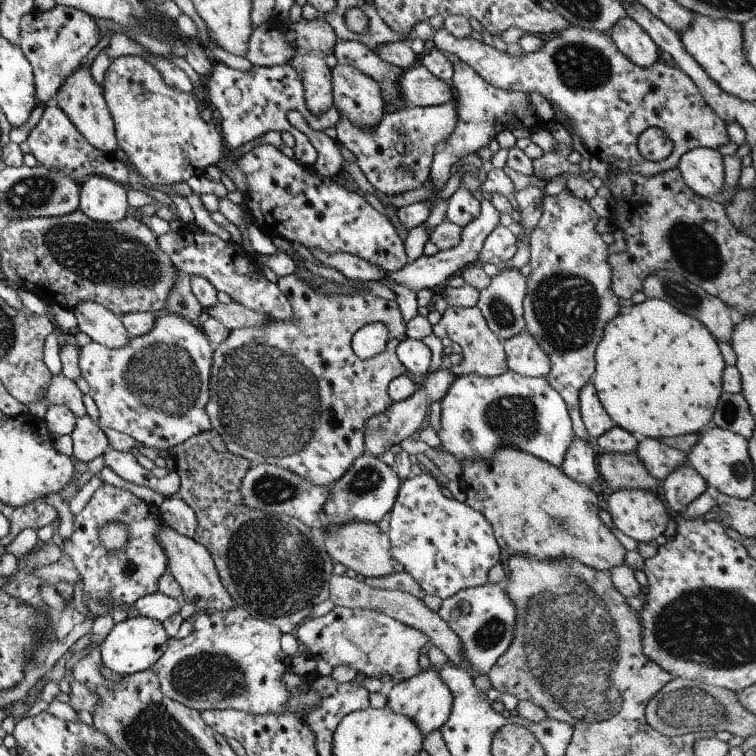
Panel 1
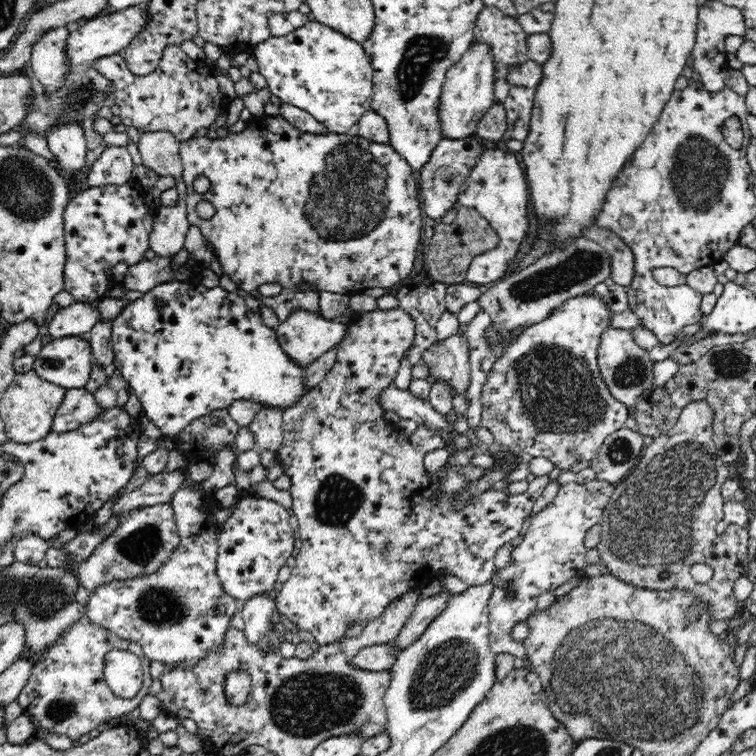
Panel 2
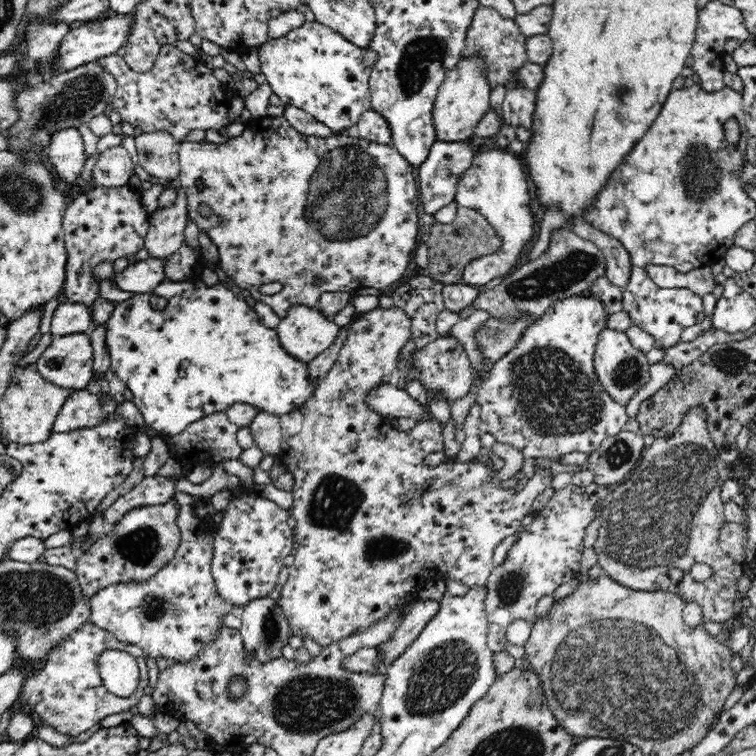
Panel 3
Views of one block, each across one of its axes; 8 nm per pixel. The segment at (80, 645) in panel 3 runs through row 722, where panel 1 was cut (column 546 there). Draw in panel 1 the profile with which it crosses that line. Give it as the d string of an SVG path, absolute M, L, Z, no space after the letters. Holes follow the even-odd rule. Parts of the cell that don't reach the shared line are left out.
M443 26L435 30L432 28L429 39L434 42L437 50L444 54L453 54L495 88L519 91L526 95L533 90L538 92L550 105L555 104L567 116L567 120L571 122L573 130L581 138L585 150L591 157L607 162L610 168L615 167L624 173L652 177L675 168L679 157L692 148L707 147L715 150L729 142L726 122L721 120L709 105L704 104L699 89L684 72L673 66L667 66L661 59L645 68L633 64L619 52L607 32L568 26L565 30L544 37L544 45L541 49L532 53L523 52L518 56L510 56L497 45L491 47L469 35L462 39L455 38L445 31ZM652 127L661 129L672 142L671 152L660 161L644 159L636 147L638 136Z

